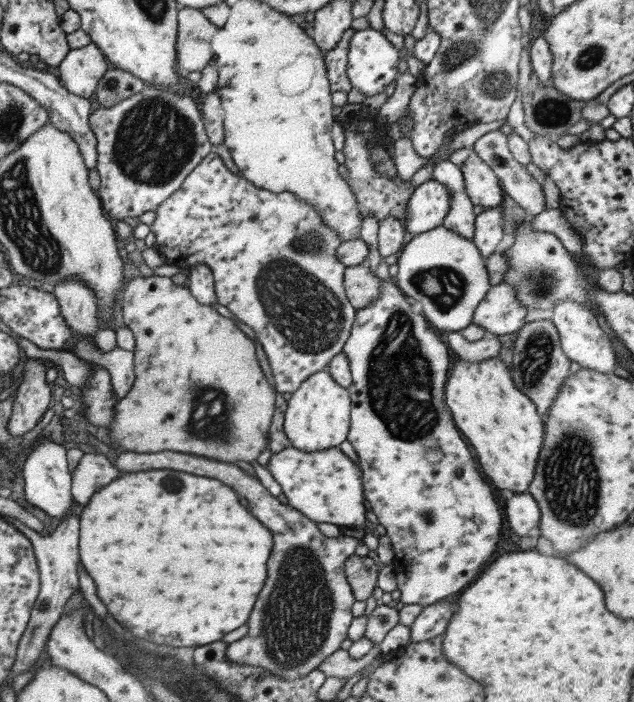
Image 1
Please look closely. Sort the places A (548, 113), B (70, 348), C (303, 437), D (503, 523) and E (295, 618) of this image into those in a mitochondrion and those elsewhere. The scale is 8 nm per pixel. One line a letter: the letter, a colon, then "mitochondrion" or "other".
A: mitochondrion
B: other
C: other
D: other
E: mitochondrion

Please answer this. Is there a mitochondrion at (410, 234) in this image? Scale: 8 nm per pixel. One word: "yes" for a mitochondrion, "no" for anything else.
no

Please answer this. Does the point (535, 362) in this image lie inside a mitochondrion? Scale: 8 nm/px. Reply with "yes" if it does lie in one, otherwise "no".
yes

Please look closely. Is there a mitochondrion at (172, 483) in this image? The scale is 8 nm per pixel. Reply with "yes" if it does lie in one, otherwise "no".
yes

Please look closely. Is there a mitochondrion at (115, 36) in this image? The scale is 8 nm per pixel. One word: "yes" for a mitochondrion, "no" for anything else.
no

